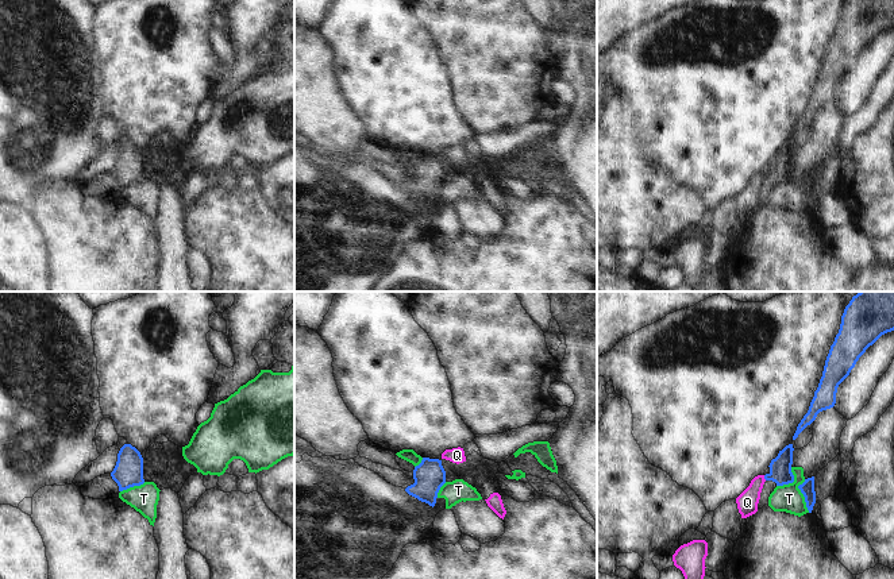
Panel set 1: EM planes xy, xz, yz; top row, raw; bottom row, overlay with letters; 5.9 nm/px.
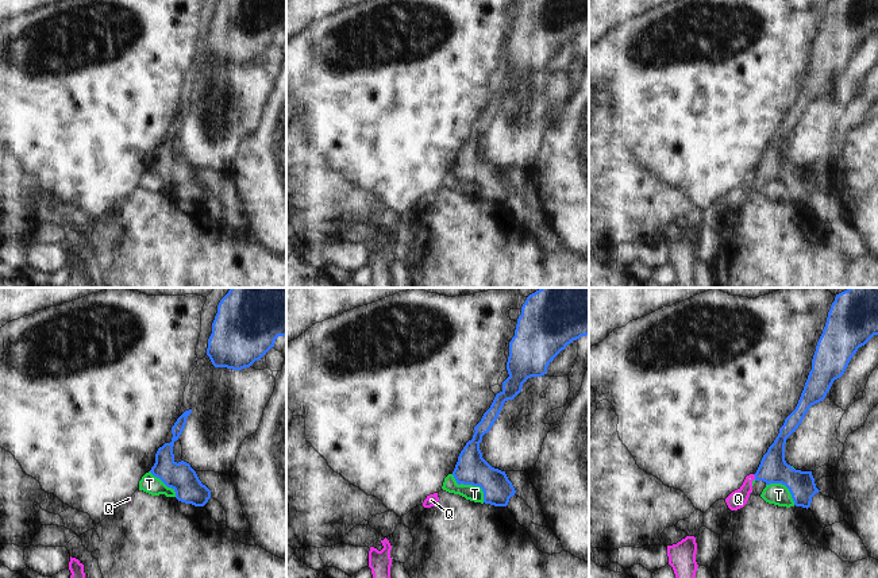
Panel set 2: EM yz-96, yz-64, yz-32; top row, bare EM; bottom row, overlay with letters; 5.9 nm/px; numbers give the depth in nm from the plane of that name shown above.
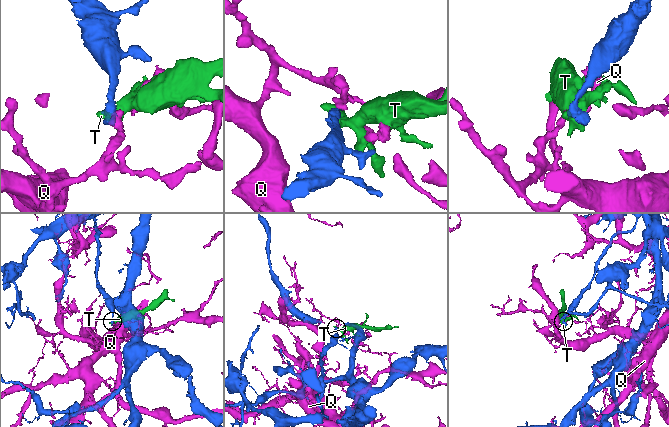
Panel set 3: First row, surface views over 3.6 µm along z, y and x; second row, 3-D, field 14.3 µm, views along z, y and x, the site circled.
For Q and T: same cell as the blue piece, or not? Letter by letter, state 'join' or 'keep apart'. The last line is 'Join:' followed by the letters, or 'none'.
Q: keep apart
T: keep apart
Join: none

